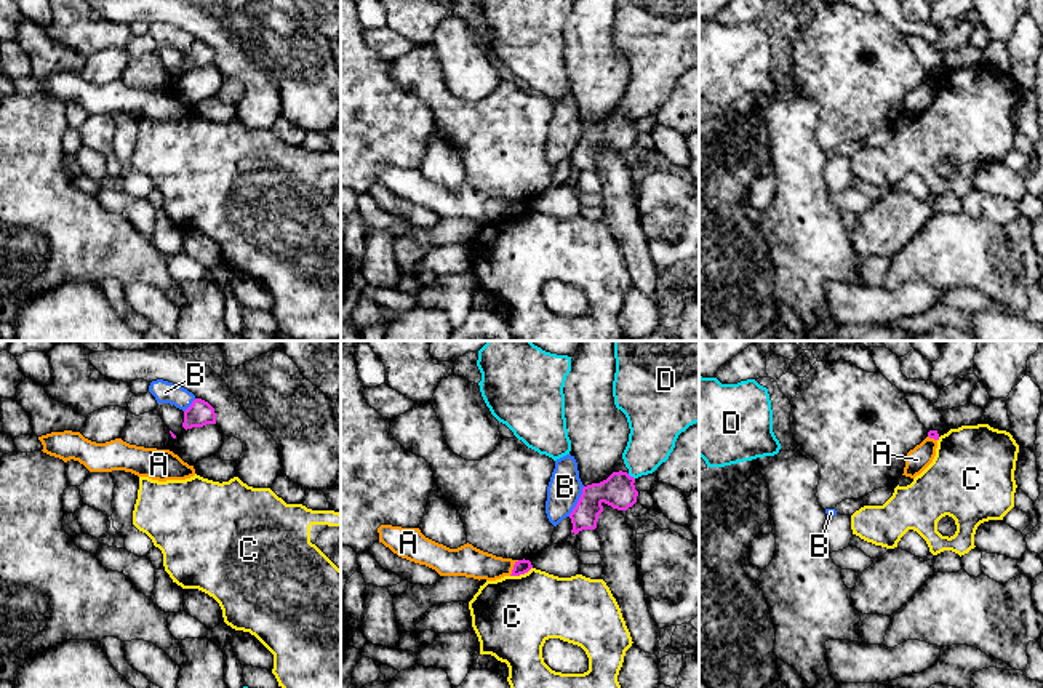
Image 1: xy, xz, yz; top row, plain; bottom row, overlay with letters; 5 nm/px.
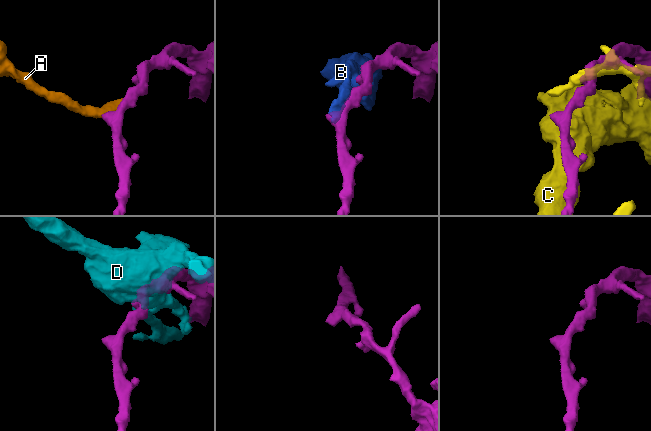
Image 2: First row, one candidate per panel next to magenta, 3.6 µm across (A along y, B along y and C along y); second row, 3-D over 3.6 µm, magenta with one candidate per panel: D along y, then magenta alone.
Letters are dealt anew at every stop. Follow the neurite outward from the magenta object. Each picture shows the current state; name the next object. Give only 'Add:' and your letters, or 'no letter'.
Add: no letter

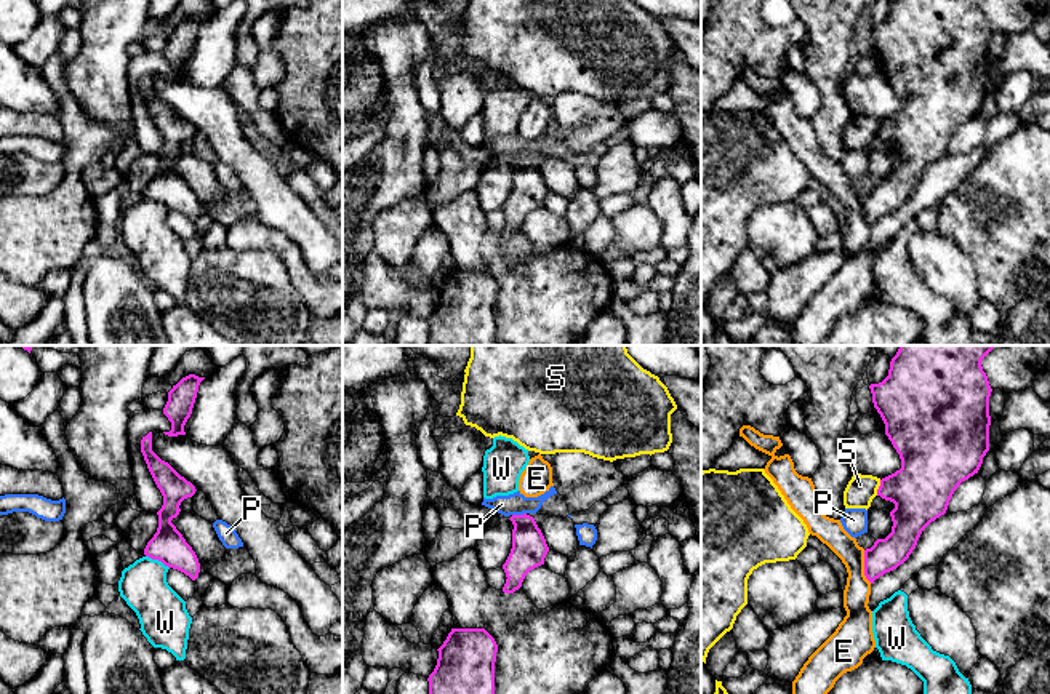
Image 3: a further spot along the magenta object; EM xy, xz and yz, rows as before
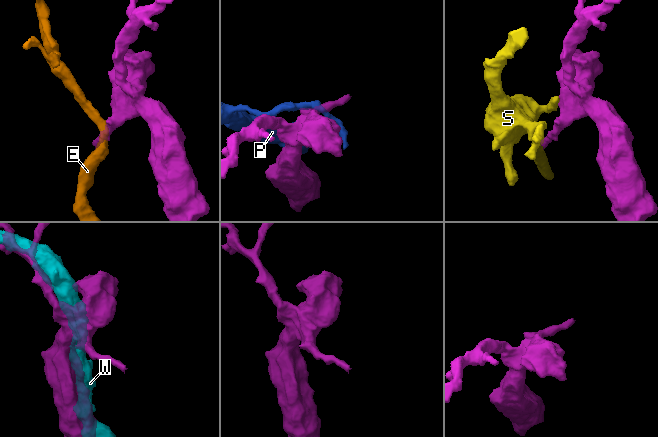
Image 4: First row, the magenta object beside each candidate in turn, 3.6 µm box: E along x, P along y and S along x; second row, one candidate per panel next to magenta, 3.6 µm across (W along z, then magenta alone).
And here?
Add: no letter

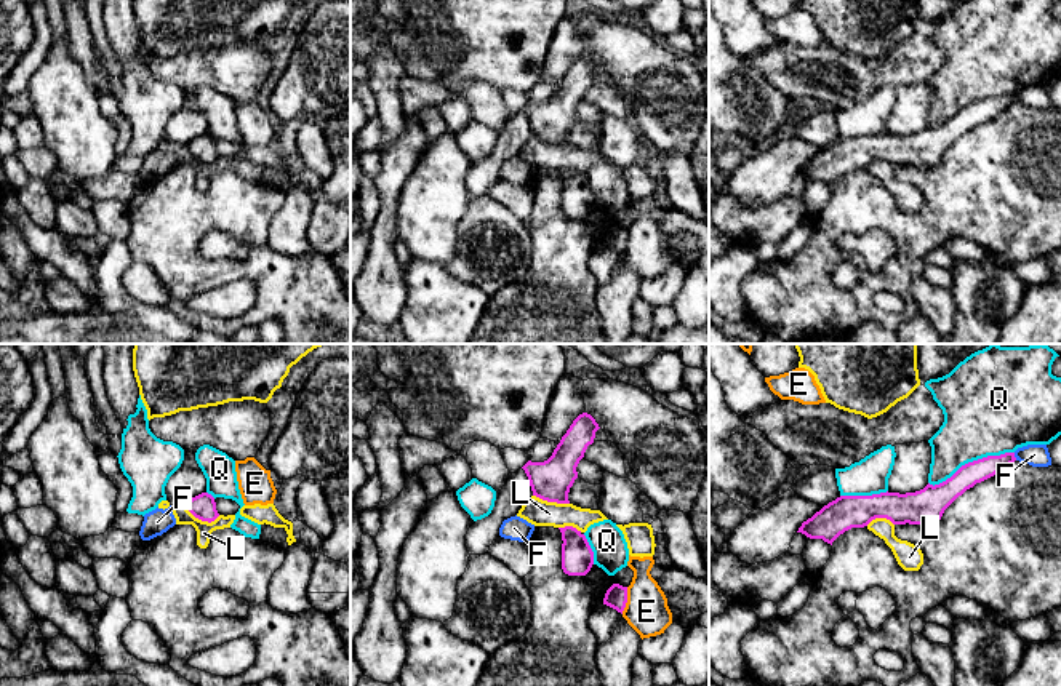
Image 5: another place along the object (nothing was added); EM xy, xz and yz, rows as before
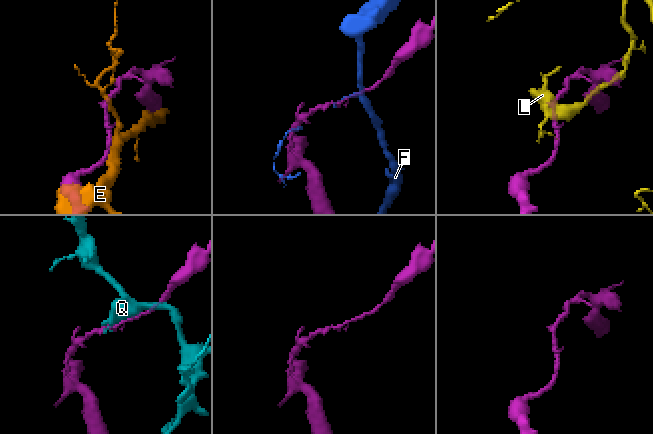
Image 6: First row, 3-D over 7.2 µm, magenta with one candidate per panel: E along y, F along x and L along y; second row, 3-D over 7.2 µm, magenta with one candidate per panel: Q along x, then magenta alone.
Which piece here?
Add: no letter

